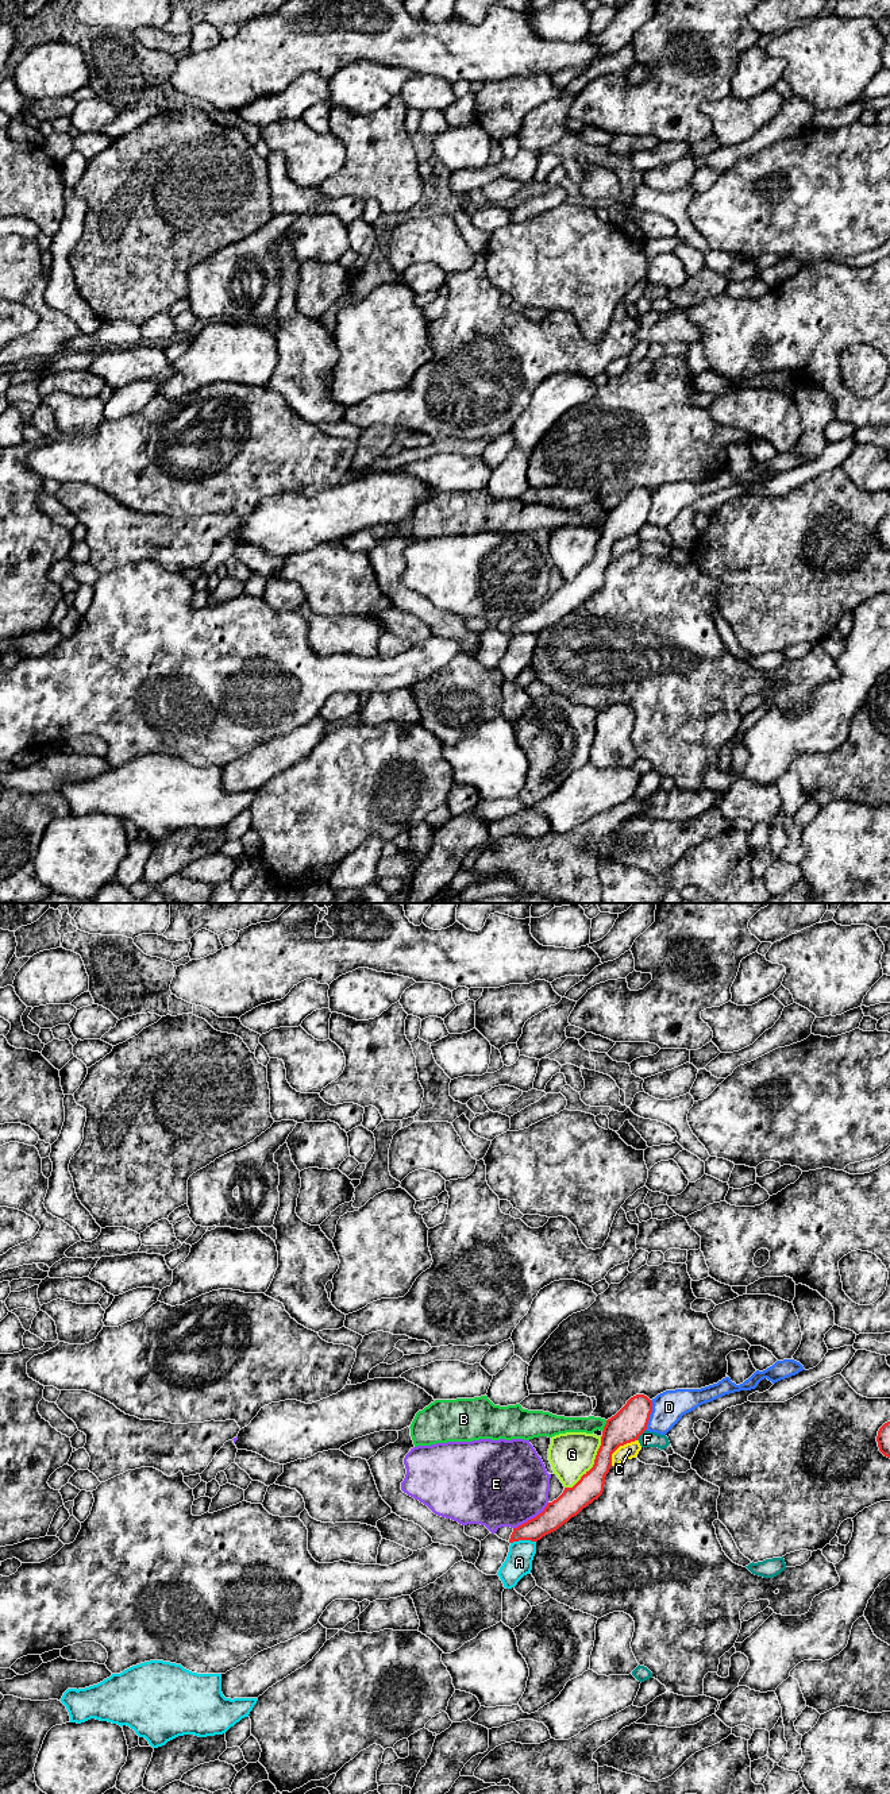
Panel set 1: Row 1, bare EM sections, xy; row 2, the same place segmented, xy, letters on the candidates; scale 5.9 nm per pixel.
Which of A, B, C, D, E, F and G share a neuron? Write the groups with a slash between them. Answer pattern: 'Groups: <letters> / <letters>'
Groups: A / B / C / D / E / F / G

